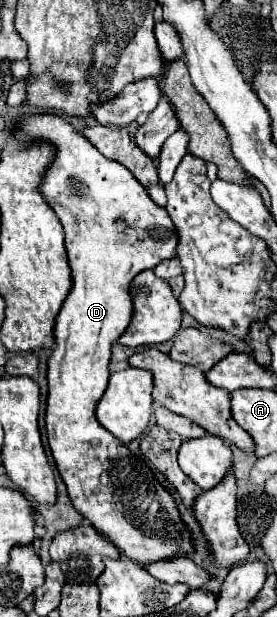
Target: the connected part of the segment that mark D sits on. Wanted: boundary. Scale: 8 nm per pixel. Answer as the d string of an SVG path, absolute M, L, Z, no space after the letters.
M35 115L23 117L17 123L17 135L23 141L43 139L57 147L57 157L51 163L47 175L41 181L41 193L51 209L57 213L63 231L65 231L65 249L67 261L71 267L71 291L63 301L63 307L55 319L55 347L47 359L47 409L45 409L45 427L47 441L53 453L57 471L67 485L67 495L73 507L87 519L91 525L107 537L123 555L139 565L151 565L175 557L185 557L195 551L195 541L181 519L179 505L175 497L157 481L153 471L133 455L127 445L115 439L97 419L95 407L101 395L107 389L109 381L109 361L111 345L123 335L133 315L133 299L129 293L131 281L137 273L145 269L155 269L163 259L175 257L177 233L167 211L151 201L143 185L133 177L133 173L109 161L105 155L95 151L87 139L73 129L67 121L53 115Z

